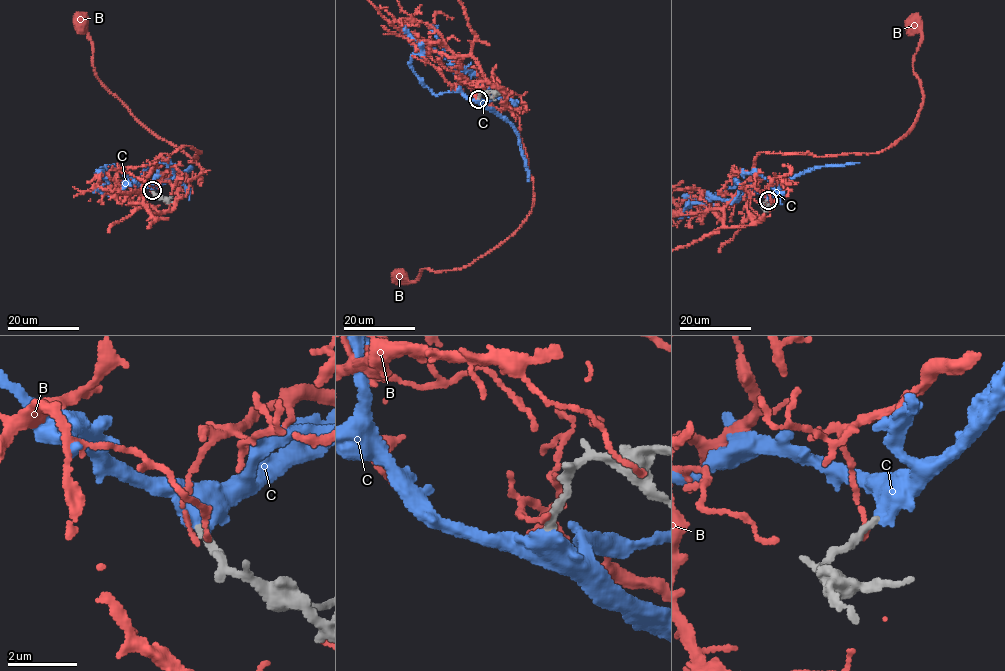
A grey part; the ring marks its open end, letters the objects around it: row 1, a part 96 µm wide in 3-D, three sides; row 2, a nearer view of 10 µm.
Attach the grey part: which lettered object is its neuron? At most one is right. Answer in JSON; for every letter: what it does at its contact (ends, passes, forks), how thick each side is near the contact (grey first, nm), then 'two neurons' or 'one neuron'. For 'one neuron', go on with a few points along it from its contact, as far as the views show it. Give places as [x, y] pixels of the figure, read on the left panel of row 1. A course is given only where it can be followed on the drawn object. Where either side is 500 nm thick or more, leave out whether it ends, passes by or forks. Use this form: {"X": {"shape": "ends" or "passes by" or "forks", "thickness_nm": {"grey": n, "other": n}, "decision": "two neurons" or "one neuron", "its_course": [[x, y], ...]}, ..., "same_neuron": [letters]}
{"B": {"shape": "ends", "thickness_nm": {"grey": 280, "other": 140}, "decision": "two neurons"}, "C": {"thickness_nm": {"grey": 240, "other": 600}, "decision": "one neuron", "its_course": [[152, 190], [109, 164], [96, 173], [108, 187], [105, 191], [94, 188]]}, "same_neuron": ["C"]}

